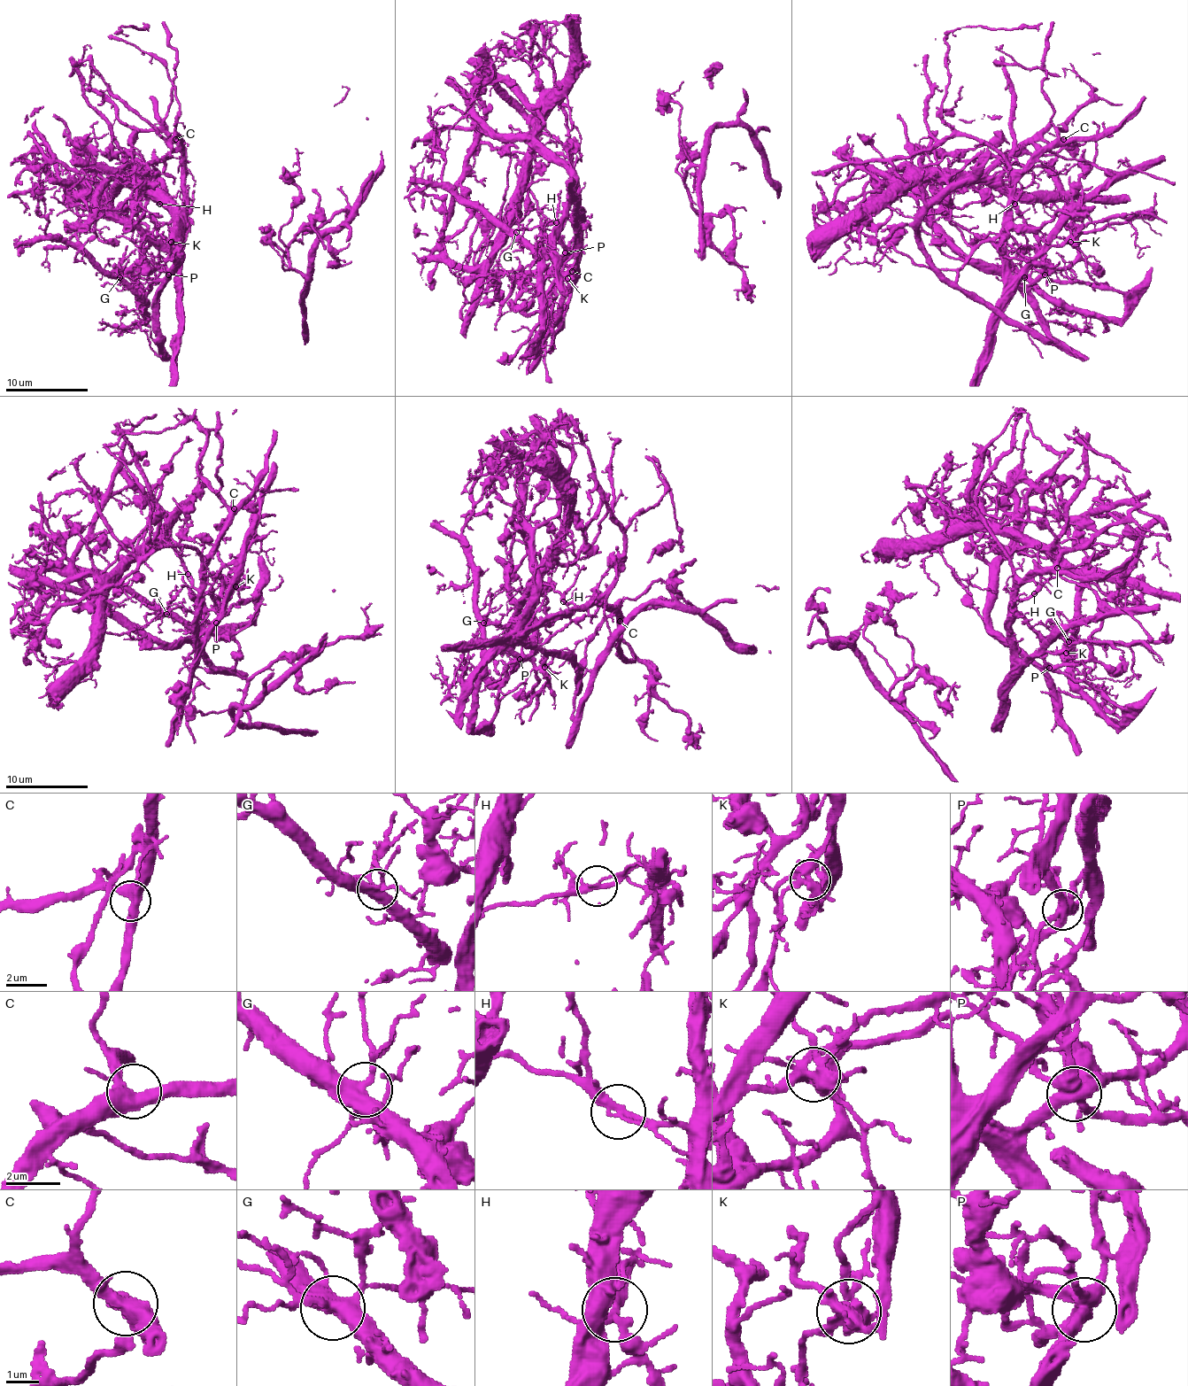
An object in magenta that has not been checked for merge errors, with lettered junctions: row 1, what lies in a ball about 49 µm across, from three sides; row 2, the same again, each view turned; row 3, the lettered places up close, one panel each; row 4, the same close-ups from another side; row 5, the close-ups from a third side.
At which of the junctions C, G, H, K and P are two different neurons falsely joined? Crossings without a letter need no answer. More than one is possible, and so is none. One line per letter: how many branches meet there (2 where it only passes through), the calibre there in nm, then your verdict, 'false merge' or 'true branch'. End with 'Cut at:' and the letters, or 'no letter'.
C: 3 | 460 nm | true branch
G: 4 | 440 nm | true branch
H: 3 | 240 nm | false merge
K: 8 | 440 nm | false merge
P: 5 | 480 nm | false merge
Cut at: H, K, P

